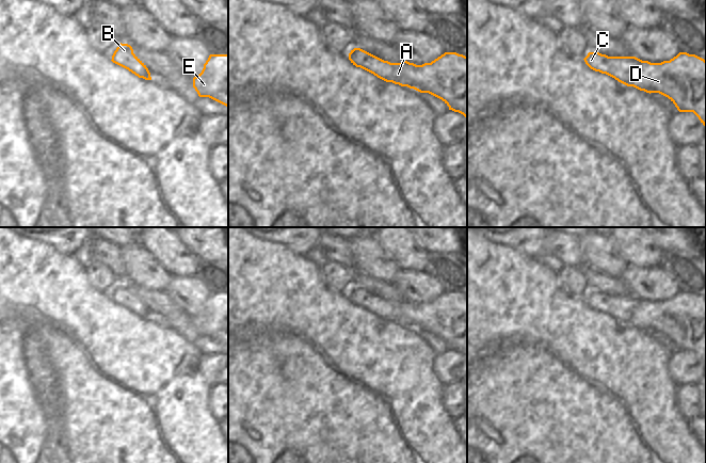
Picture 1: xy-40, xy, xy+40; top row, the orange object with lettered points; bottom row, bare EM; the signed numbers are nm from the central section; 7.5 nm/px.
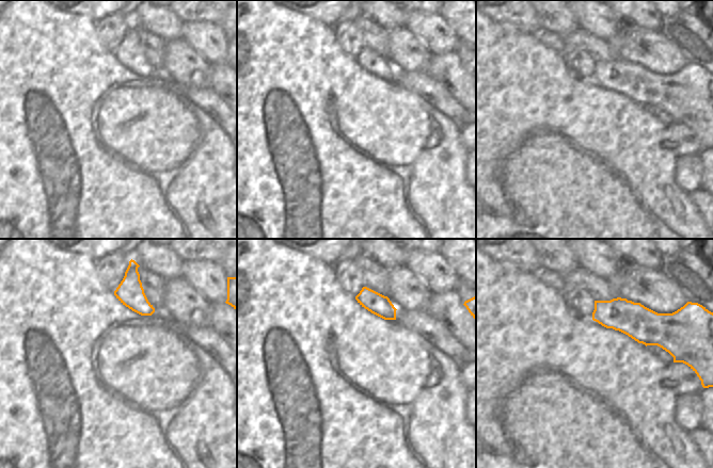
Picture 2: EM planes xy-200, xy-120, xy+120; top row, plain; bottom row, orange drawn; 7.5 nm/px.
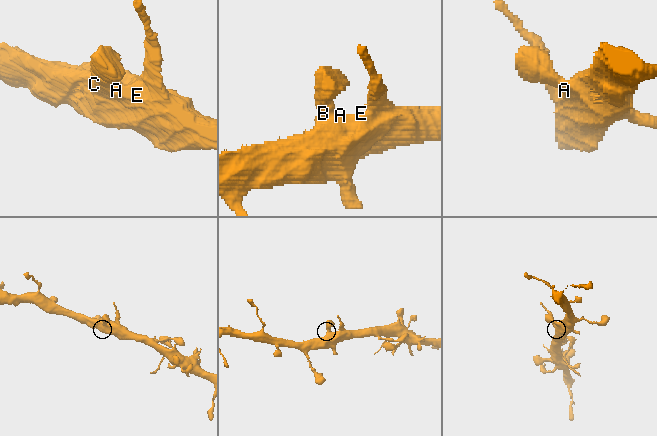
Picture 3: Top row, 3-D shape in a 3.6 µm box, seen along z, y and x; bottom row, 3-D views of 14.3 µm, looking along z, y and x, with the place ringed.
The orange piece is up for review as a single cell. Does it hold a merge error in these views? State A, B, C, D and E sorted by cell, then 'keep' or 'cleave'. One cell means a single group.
A B C D E; keep

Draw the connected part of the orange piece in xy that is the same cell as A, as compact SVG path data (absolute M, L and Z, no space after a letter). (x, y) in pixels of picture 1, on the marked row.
M354 48L349 60L386 82L429 93L467 118L467 57L463 54L445 52L431 63L416 65L407 61L390 63Z

